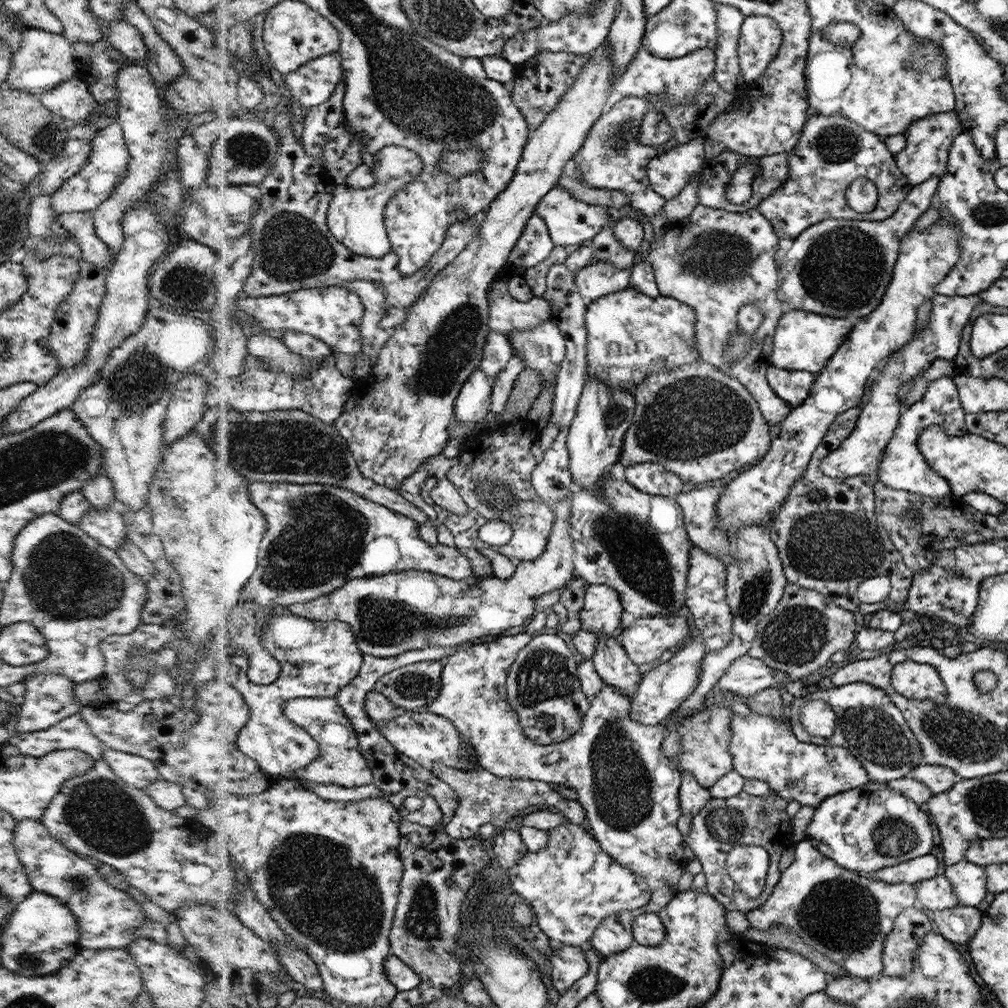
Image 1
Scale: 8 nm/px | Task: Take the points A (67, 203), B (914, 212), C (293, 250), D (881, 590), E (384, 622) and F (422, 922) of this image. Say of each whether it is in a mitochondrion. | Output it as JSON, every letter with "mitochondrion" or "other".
{"A":"other","B":"other","C":"mitochondrion","D":"other","E":"mitochondrion","F":"mitochondrion"}

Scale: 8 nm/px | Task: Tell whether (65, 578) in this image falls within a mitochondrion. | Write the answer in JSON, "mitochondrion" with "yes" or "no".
{"mitochondrion":"yes"}

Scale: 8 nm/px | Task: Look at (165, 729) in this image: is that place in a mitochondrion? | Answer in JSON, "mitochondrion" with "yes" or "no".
{"mitochondrion":"no"}

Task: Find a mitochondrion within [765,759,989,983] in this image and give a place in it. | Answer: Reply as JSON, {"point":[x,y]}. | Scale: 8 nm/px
{"point":[838,913]}

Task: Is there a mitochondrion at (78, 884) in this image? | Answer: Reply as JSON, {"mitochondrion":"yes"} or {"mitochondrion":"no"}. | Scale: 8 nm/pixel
{"mitochondrion":"yes"}

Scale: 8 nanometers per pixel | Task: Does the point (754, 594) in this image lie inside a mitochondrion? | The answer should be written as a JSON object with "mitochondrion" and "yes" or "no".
{"mitochondrion":"yes"}

